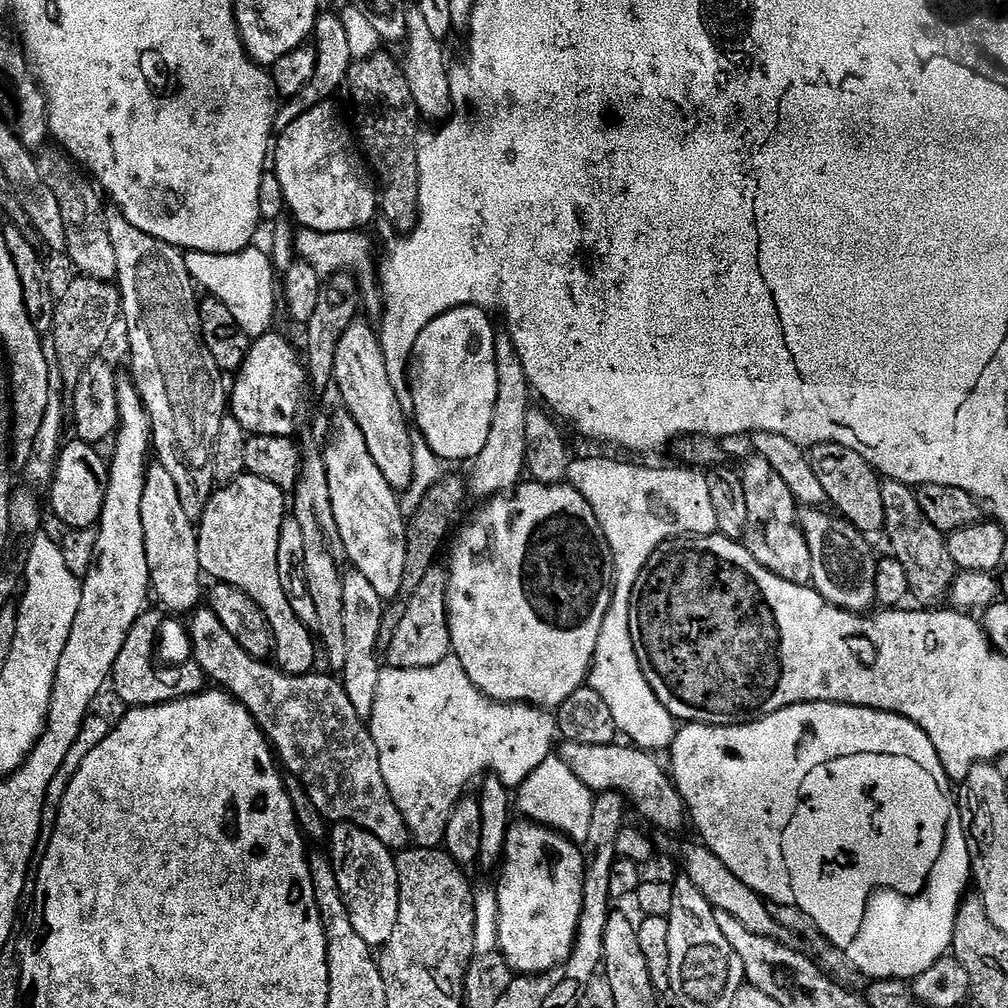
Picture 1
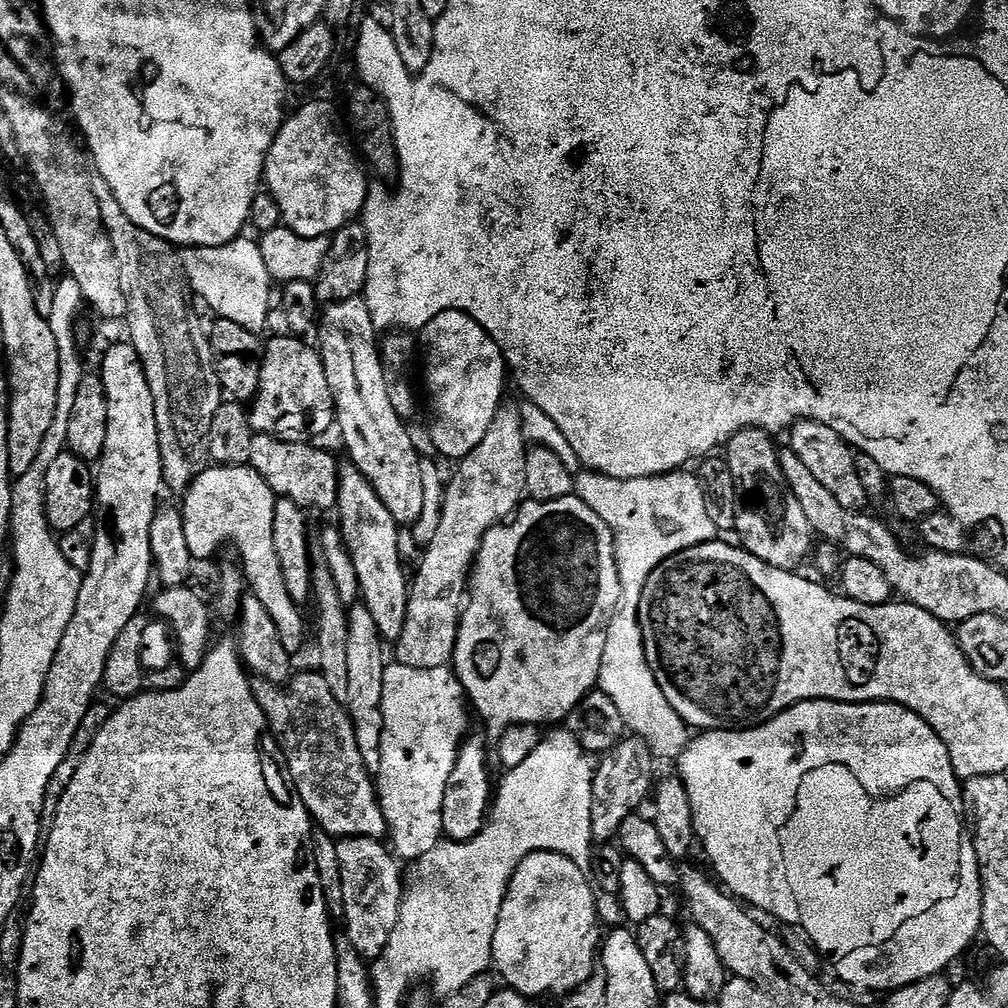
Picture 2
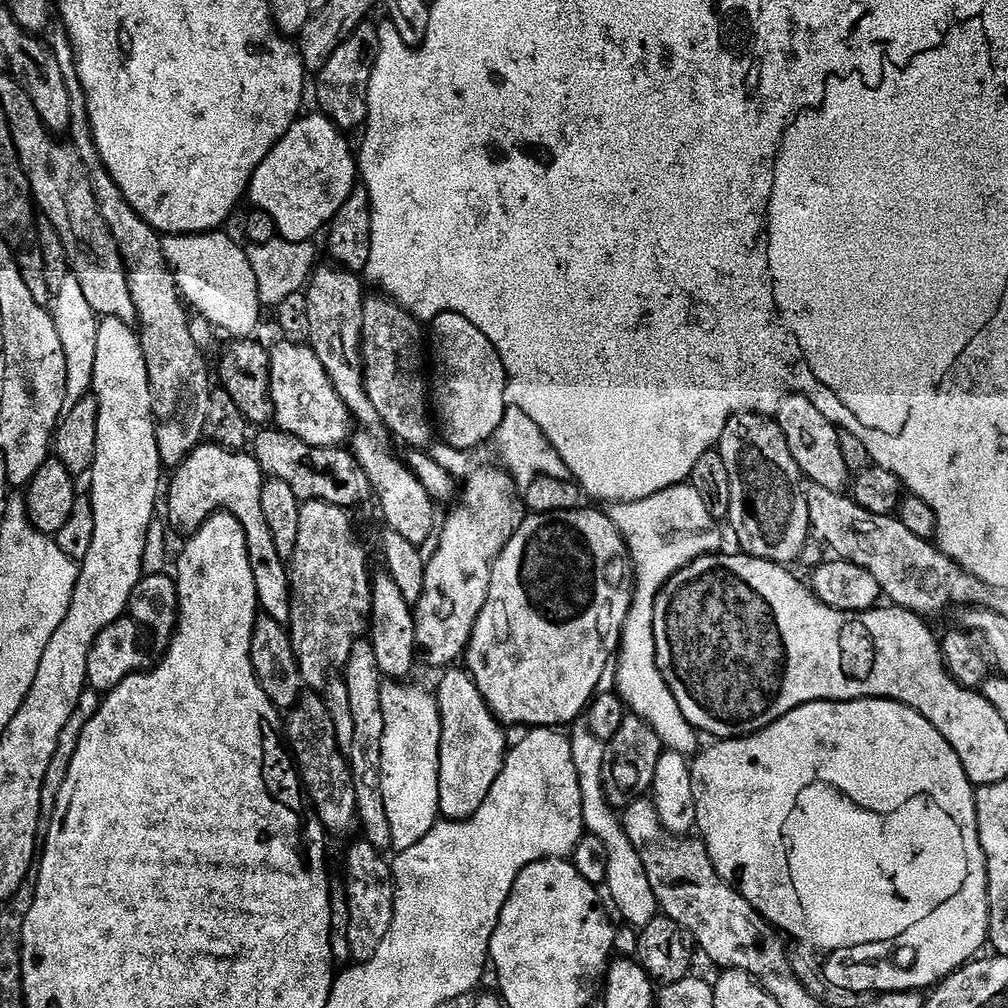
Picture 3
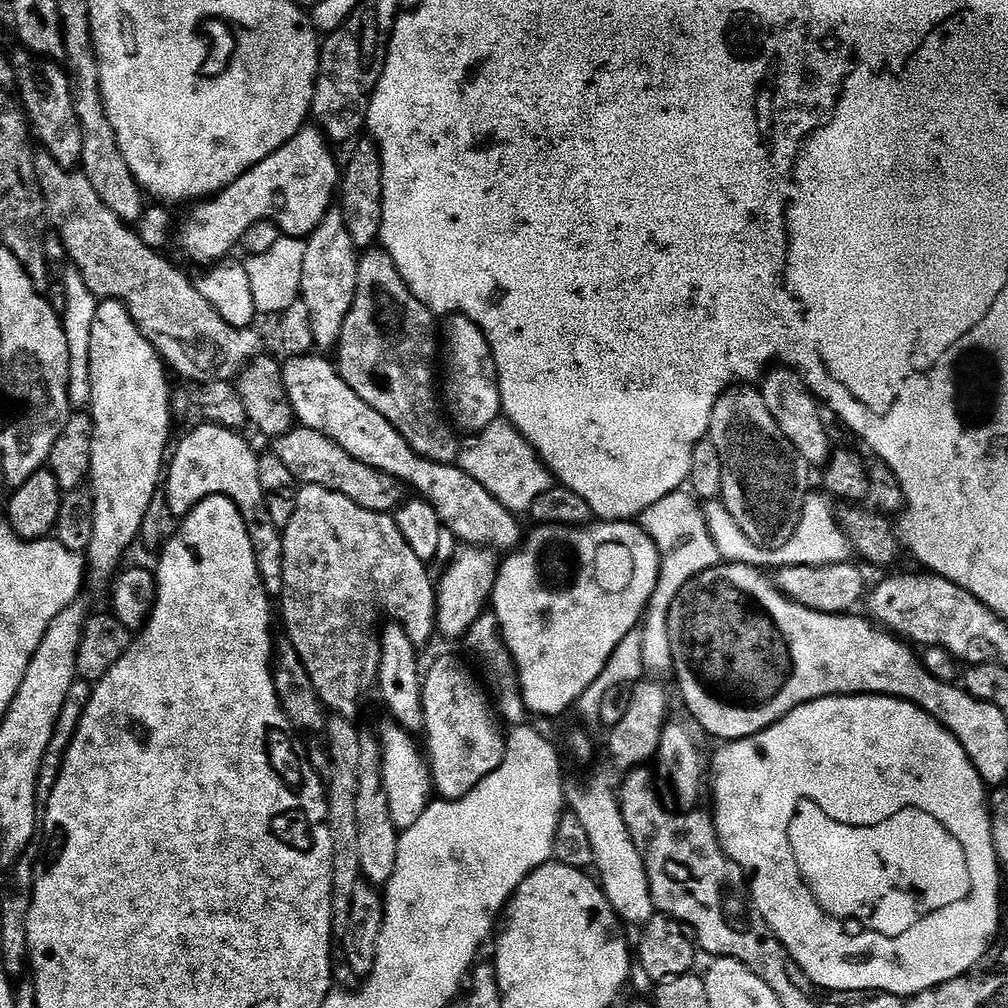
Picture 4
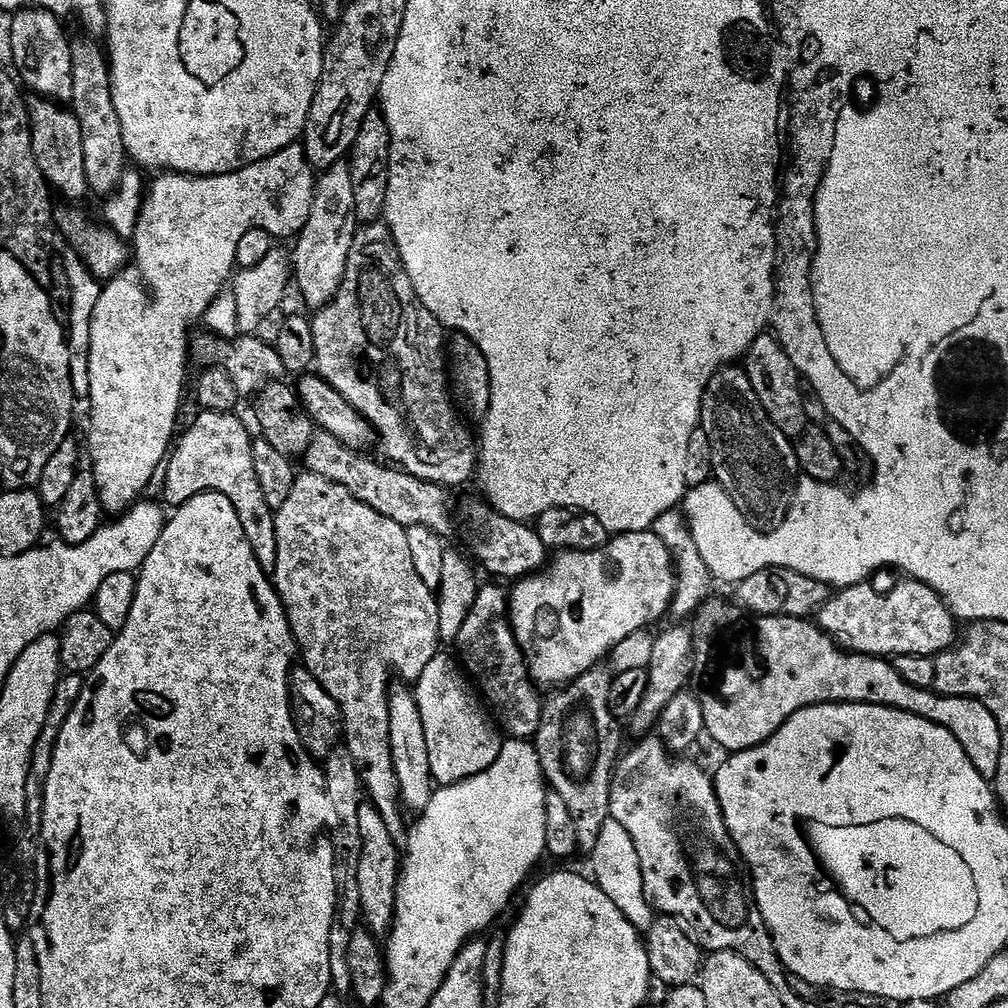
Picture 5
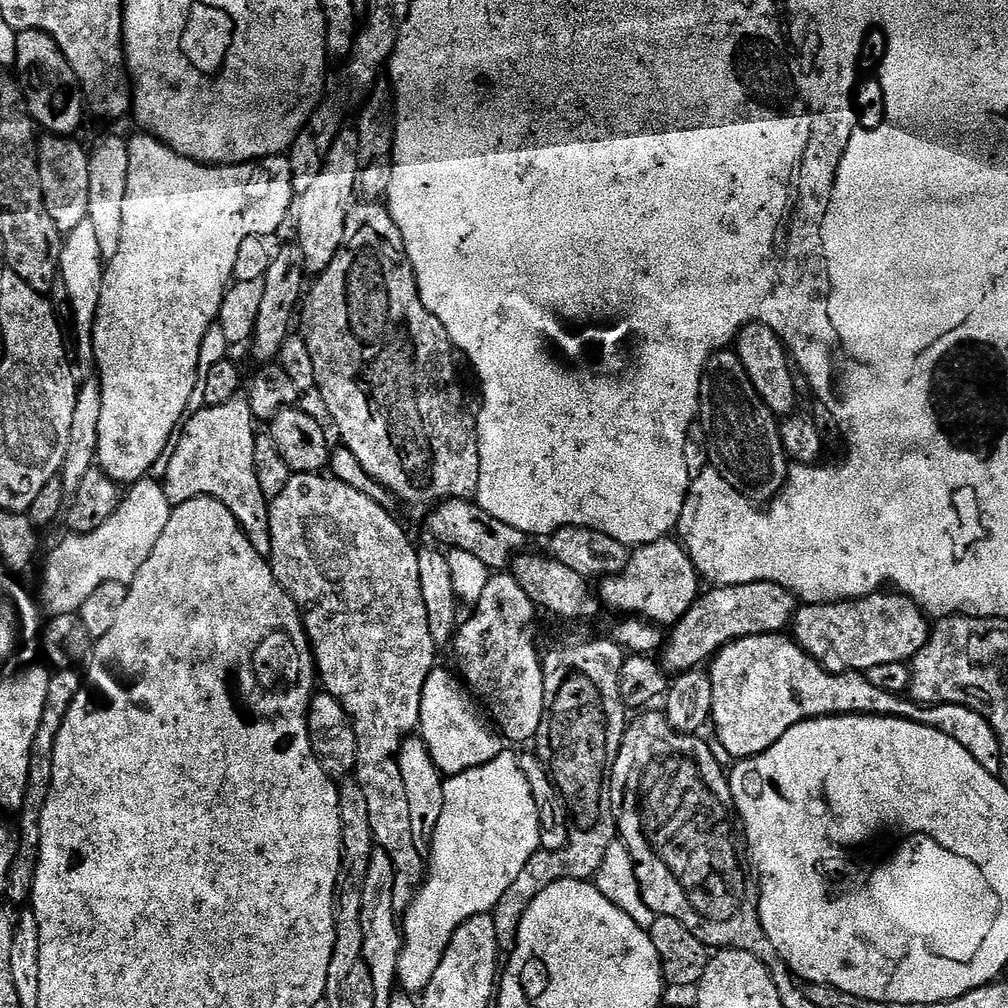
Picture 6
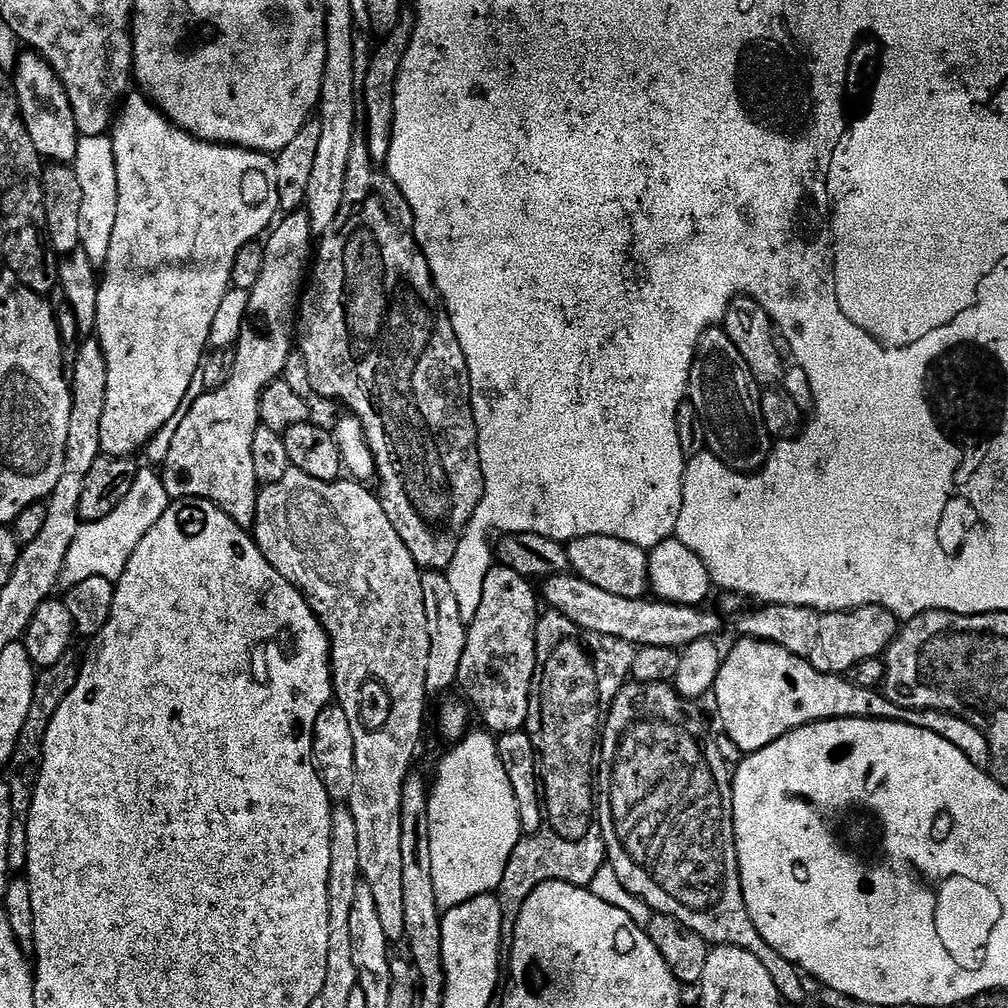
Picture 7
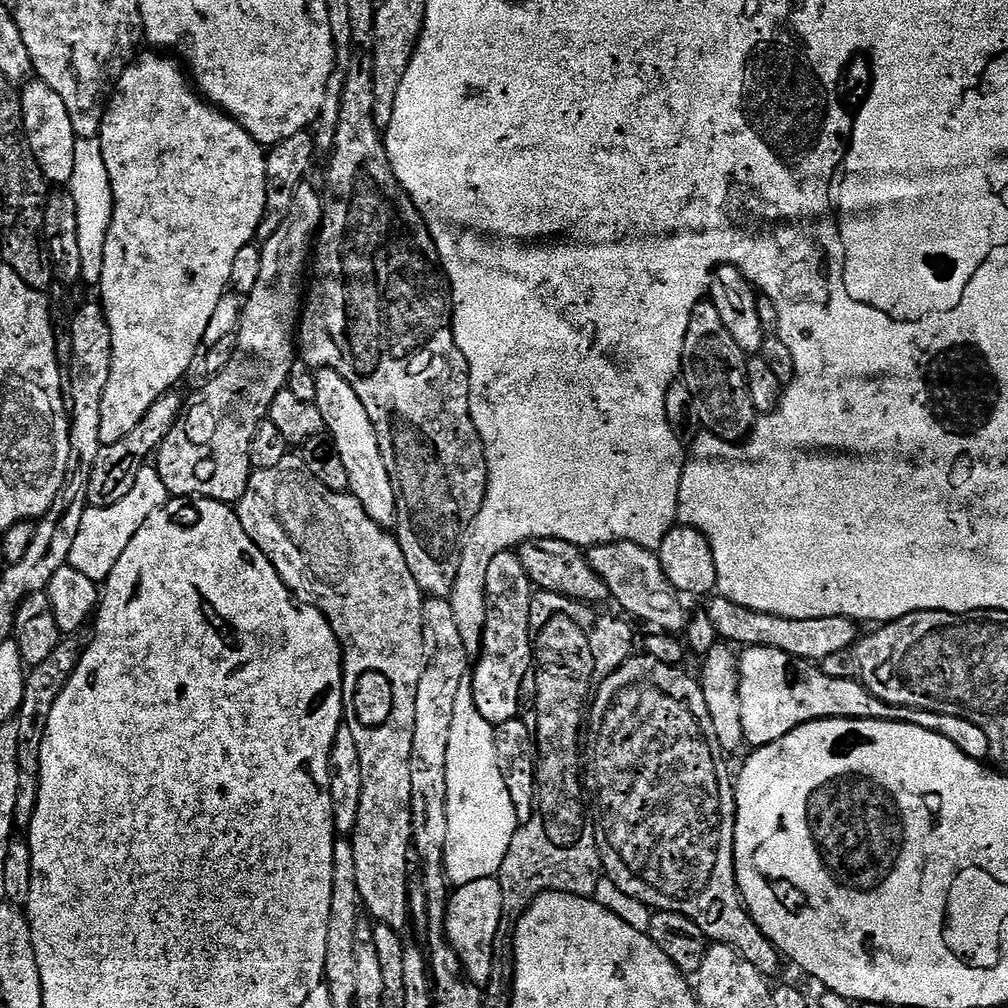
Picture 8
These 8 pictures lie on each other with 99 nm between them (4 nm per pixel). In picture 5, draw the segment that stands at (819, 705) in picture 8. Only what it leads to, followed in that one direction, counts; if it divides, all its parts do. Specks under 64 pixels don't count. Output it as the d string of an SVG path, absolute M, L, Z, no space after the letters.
M717 598L709 599L700 605L694 628L694 651L690 656L690 672L700 683L699 700L705 716L704 731L712 735L729 753L745 752L759 744L764 744L794 714L804 708L813 708L815 704L881 704L887 708L897 708L915 716L926 718L940 724L958 738L962 750L974 762L978 774L994 778L1002 758L1002 734L998 722L986 706L977 700L964 700L960 696L941 696L935 690L910 686L898 674L895 663L879 656L860 656L857 652L845 652L836 641L831 640L820 629L819 623L798 616L761 616L748 618L736 628L736 656L723 660L712 656L724 648L723 636L732 628L732 620Z

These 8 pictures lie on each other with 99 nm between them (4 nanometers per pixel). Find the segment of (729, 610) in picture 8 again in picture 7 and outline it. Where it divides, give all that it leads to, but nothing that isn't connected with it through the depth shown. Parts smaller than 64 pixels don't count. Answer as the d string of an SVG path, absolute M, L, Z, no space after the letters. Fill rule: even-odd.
M575 574L548 577L542 584L542 600L543 603L544 600L548 603L547 607L551 611L560 612L566 618L570 618L570 622L582 626L587 632L606 634L610 638L622 638L633 646L639 647L662 646L680 650L687 644L698 642L699 639L716 638L724 628L719 614L707 612L707 607L690 604L669 604L668 601L659 598L645 598L642 600L621 598L619 594L610 594L607 590L601 590L600 587L586 582L582 577ZM764 604L736 620L741 637L777 644L810 662L820 672L846 674L858 662L883 657L898 631L898 617L877 604L863 604L846 612L820 612L789 604Z

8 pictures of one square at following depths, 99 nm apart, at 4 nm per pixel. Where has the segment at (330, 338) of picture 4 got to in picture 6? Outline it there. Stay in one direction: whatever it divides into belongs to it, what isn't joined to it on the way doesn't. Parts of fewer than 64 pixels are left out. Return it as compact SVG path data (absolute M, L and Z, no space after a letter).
M341 138L333 142L332 148L328 152L328 157L324 160L322 170L318 170L318 179L310 186L310 190L306 190L298 200L298 207L294 212L294 220L296 216L296 236L294 236L295 243L299 244L302 254L304 255L304 271L308 274L319 274L326 270L326 266L330 266L330 262L334 262L334 254L338 254L338 250L342 246L342 238L346 234L346 218L351 214L354 205L358 200L358 193L356 191L356 179L358 178L358 146L355 139Z

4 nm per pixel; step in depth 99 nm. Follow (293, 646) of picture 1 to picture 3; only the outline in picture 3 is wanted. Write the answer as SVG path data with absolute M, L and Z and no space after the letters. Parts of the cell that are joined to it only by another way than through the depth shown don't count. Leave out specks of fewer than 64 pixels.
M205 442L191 452L171 476L172 485L169 488L167 485L166 488L167 523L173 529L176 527L178 531L184 532L183 534L191 534L197 532L214 512L223 510L234 514L234 518L242 522L248 539L250 566L254 570L263 615L274 618L279 624L287 625L292 605L290 572L286 561L278 554L278 546L274 546L270 526L266 526L266 517L262 514L262 486L266 477L260 471L255 455Z

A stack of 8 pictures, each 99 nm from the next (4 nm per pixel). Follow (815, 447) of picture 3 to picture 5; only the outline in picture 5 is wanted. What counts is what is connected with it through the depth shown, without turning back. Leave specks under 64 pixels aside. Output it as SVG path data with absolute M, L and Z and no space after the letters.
M761 334L748 348L742 367L748 373L750 386L754 386L754 394L758 394L758 402L762 402L762 410L770 414L770 422L774 422L774 426L789 438L799 438L810 426L799 385L801 374L779 339L772 334Z

